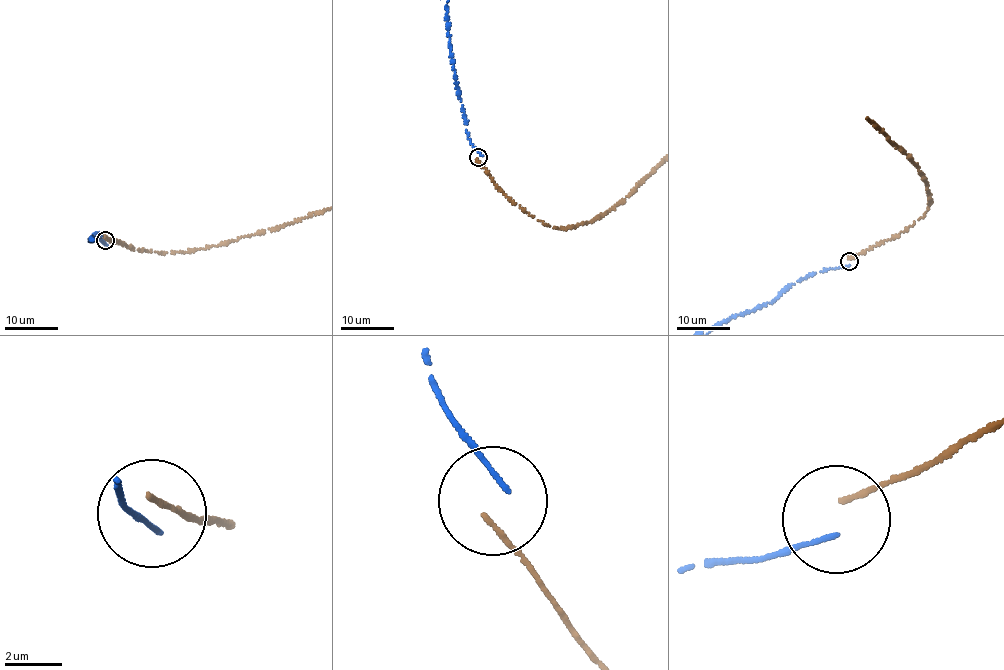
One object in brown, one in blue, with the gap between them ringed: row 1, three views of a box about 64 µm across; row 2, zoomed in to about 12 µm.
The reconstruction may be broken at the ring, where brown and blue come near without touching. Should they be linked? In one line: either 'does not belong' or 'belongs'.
does not belong

